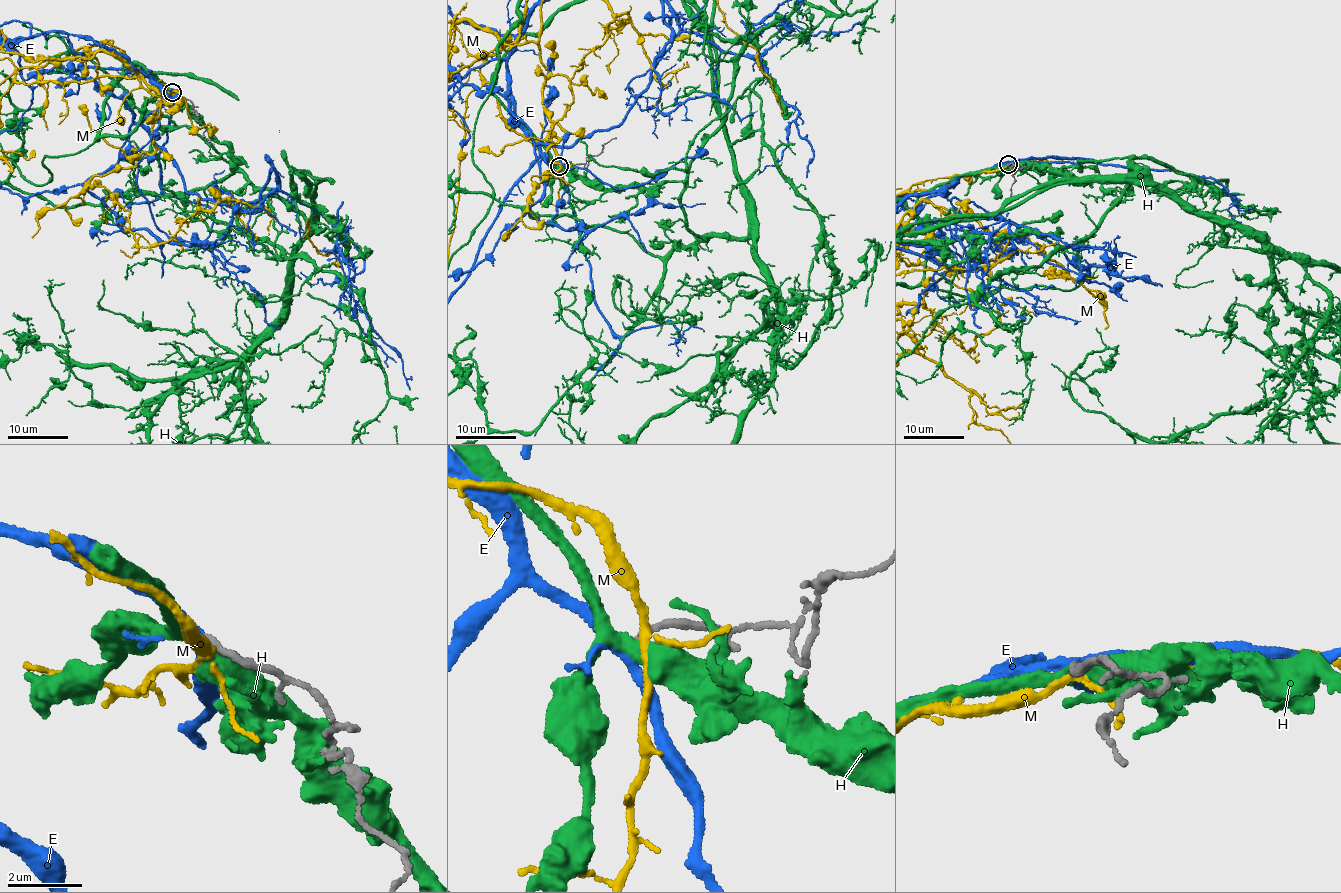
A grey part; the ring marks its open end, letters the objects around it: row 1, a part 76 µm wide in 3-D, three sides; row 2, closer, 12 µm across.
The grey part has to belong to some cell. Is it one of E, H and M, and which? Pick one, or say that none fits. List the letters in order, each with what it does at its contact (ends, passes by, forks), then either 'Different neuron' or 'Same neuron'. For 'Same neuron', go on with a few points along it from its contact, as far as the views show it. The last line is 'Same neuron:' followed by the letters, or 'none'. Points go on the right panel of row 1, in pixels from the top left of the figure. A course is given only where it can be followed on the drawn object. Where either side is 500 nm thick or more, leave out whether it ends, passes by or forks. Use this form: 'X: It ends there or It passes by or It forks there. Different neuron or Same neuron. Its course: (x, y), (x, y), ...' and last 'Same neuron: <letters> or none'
E: It forks there. Same neuron
H: It forks there. Different neuron
M: It forks there. Different neuron
Same neuron: E

